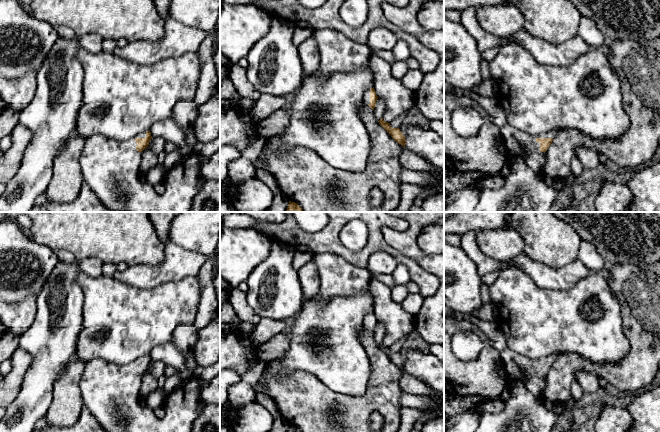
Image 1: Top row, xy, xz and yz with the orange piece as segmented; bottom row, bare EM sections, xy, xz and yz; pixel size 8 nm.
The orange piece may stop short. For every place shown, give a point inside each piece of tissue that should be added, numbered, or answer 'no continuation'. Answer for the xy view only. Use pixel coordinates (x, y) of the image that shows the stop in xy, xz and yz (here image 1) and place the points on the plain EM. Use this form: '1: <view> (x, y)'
1: xy (111, 392)

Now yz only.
1: yz (526, 410)

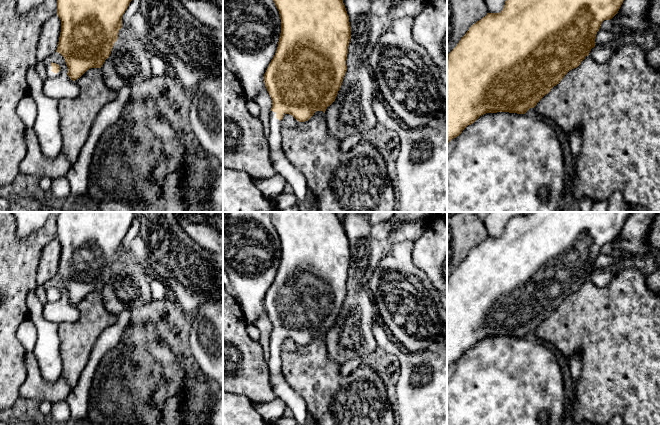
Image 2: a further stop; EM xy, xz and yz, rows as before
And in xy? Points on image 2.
1: xy (50, 298)

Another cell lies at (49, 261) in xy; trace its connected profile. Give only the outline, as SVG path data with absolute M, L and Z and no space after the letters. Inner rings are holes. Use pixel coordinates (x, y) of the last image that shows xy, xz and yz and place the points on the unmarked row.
M58 239L52 240L41 253L36 274L37 285L43 285L56 276L61 256L61 244Z

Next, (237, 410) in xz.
M223 392L223 425L272 425L272 423L262 418L248 397Z

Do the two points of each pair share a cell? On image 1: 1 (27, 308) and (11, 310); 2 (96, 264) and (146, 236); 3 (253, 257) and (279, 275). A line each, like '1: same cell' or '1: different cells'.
1: same cell
2: different cells
3: different cells

